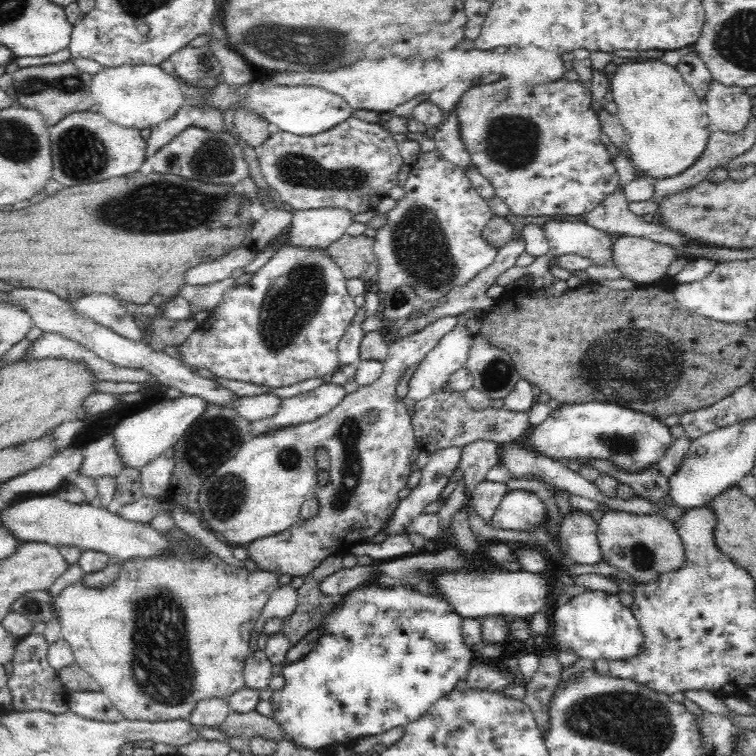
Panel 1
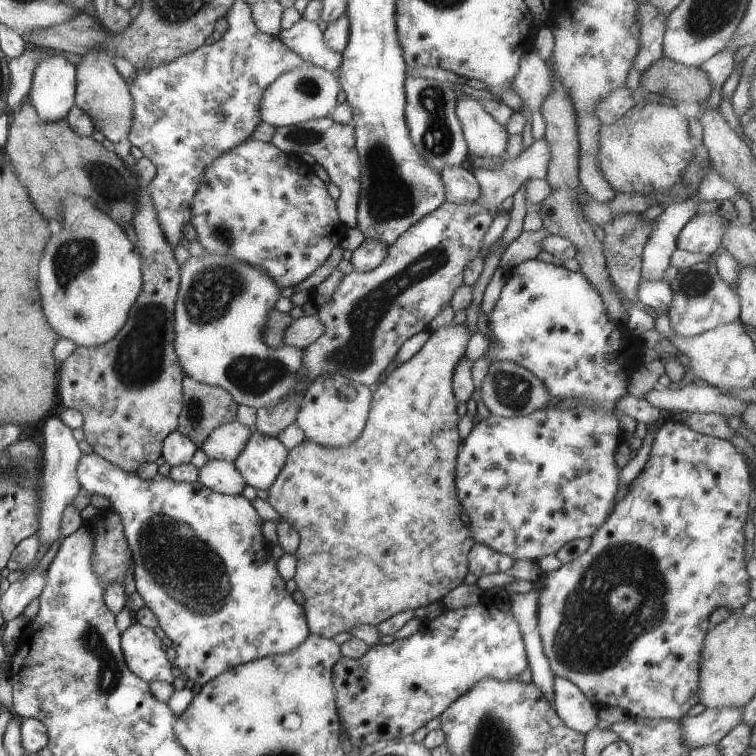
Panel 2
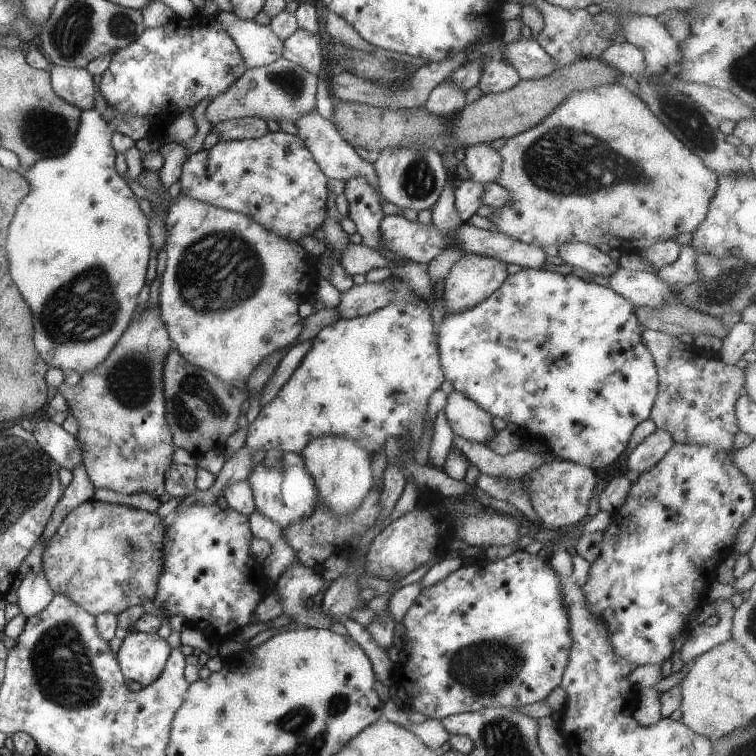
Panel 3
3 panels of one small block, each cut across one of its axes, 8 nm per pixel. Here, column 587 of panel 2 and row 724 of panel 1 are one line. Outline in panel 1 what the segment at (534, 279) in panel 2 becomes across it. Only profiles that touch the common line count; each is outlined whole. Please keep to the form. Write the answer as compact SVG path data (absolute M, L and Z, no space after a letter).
M372 582L352 590L344 600L345 602L334 613L327 614L320 624L325 630L325 636L320 639L318 647L314 648L303 660L287 663L284 666L282 676L286 679L286 686L283 690L274 692L270 699L273 708L272 717L276 723L280 723L286 729L289 741L299 746L305 746L305 748L321 750L325 754L328 754L330 748L336 744L344 743L345 746L351 746L357 738L380 734L398 726L405 727L410 722L418 720L440 698L451 694L460 680L467 680L469 671L473 668L473 662L477 659L476 653L472 652L470 647L464 643L461 630L462 618L456 614L448 602L437 596L420 594L399 583L390 588Z

